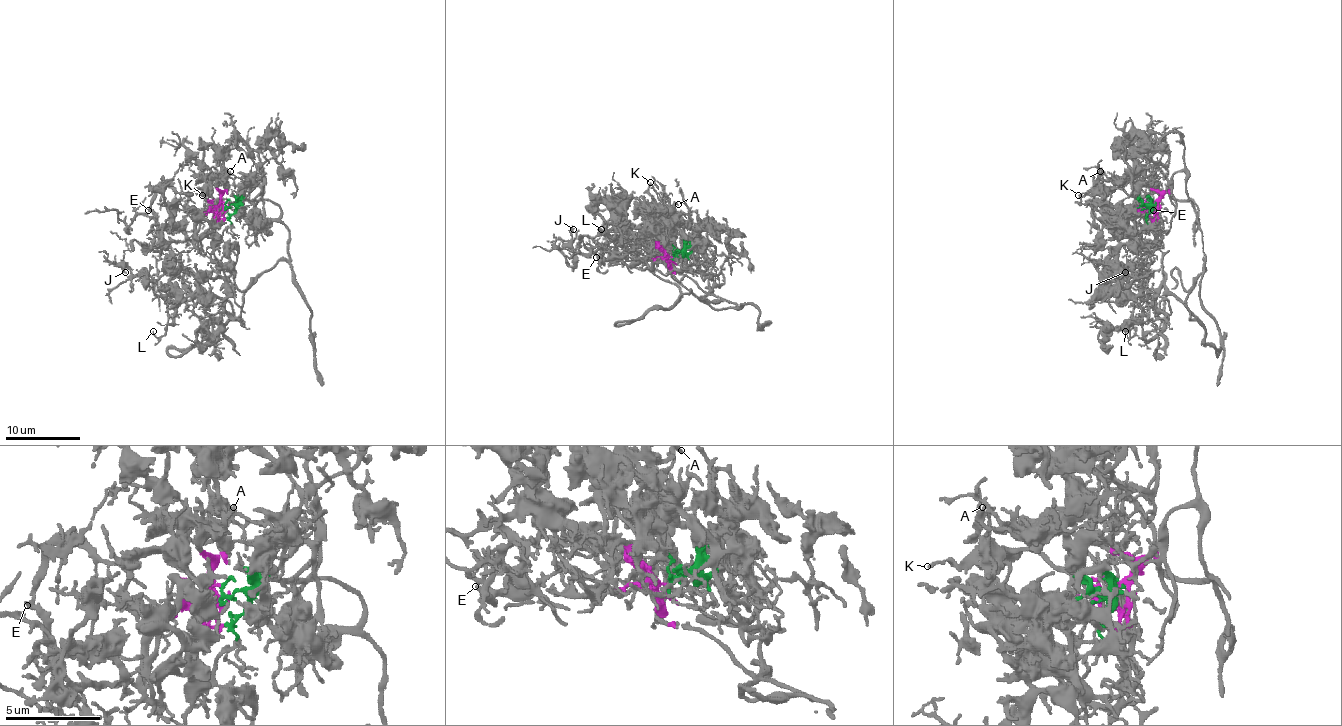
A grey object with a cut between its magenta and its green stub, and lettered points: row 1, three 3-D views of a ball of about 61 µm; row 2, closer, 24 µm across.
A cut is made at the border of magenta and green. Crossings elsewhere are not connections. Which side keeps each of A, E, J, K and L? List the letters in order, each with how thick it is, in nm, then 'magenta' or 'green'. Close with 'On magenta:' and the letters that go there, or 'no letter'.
A: 280 nm | magenta
E: 120 nm | magenta
J: 200 nm | green
K: 150 nm | magenta
L: 110 nm | green
On magenta: A, E, K

